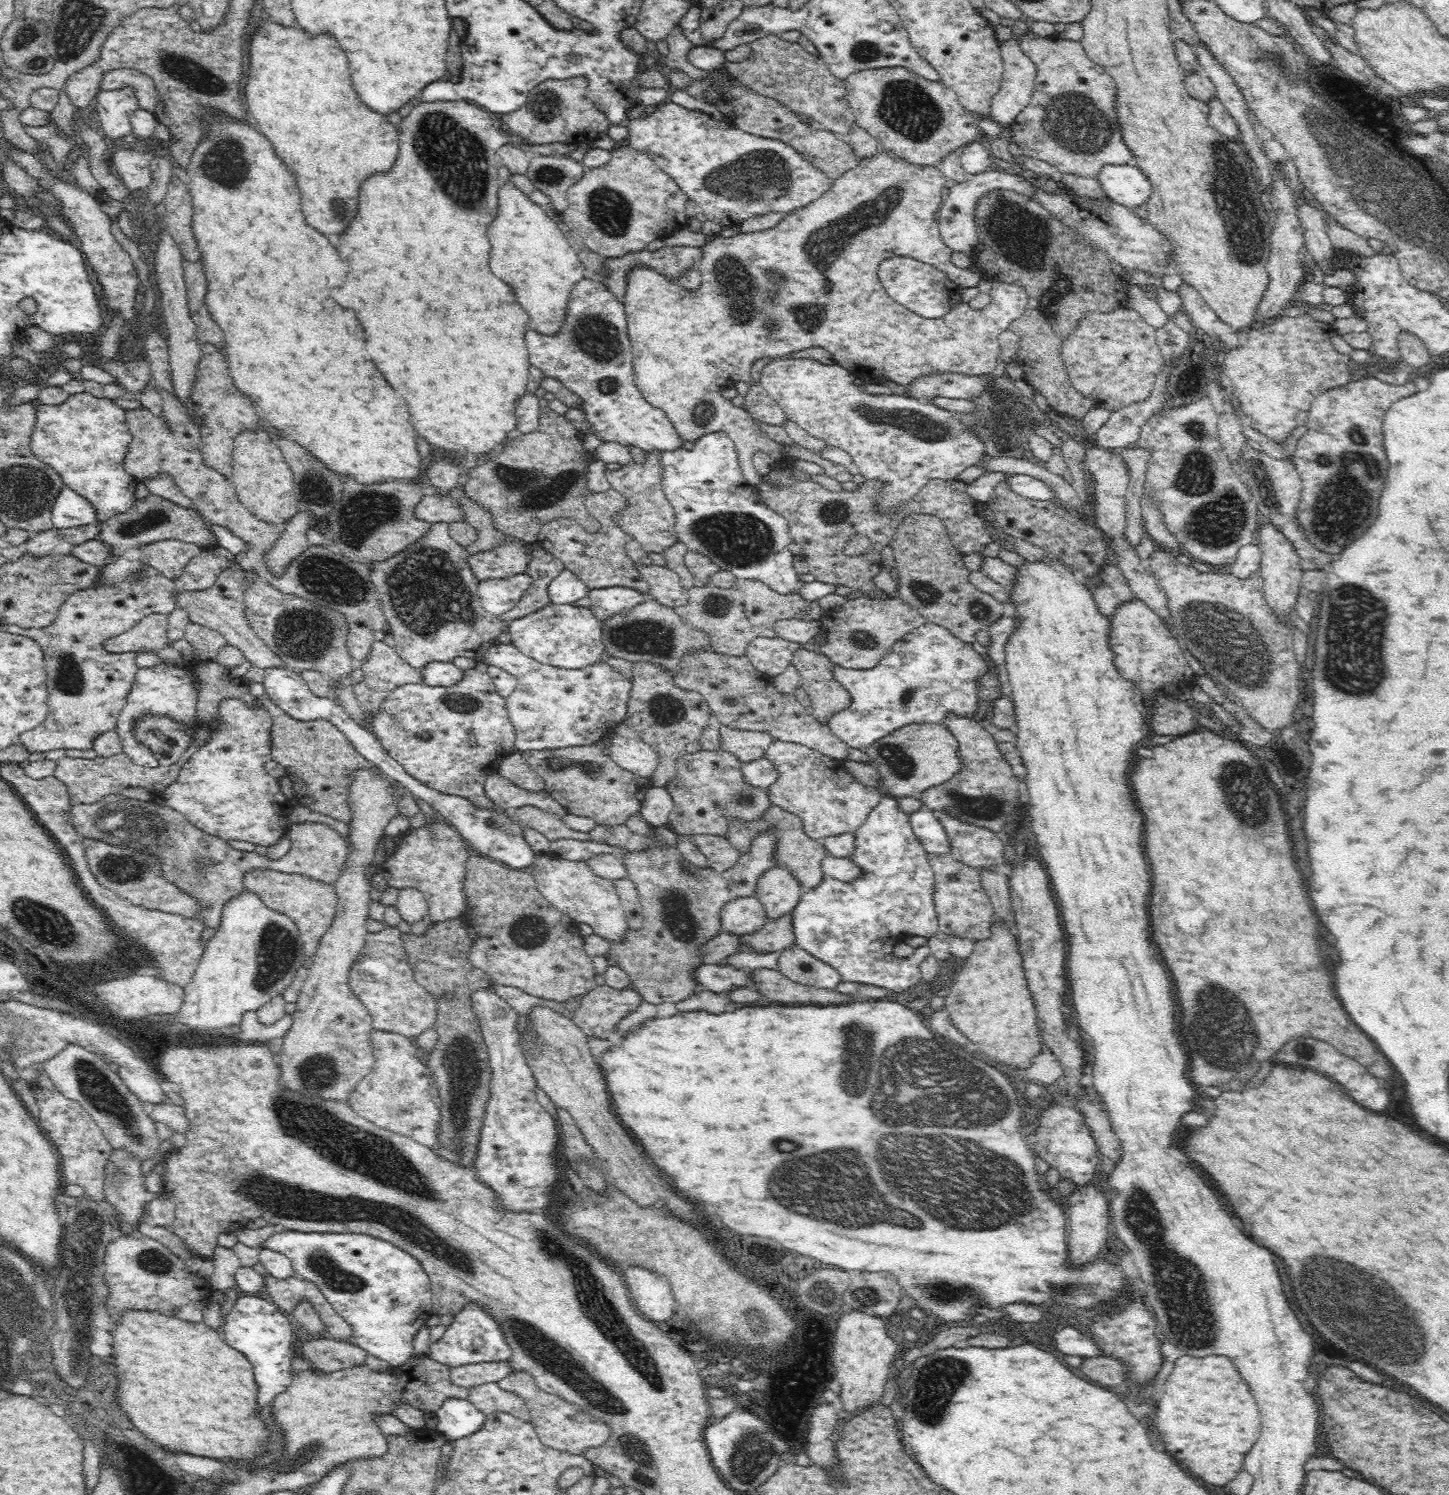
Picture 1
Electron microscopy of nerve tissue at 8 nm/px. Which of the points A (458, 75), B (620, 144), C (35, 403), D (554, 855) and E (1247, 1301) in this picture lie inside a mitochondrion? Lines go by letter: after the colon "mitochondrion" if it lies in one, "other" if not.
A: other
B: other
C: other
D: other
E: other

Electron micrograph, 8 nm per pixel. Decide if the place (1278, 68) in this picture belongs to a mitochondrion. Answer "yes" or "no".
yes

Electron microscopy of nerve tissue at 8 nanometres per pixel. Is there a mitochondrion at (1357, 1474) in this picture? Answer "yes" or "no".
no

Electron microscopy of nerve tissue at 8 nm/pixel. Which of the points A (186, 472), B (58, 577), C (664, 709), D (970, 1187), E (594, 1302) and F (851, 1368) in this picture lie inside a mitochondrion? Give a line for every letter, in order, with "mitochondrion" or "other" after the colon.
A: other
B: mitochondrion
C: mitochondrion
D: mitochondrion
E: mitochondrion
F: other

